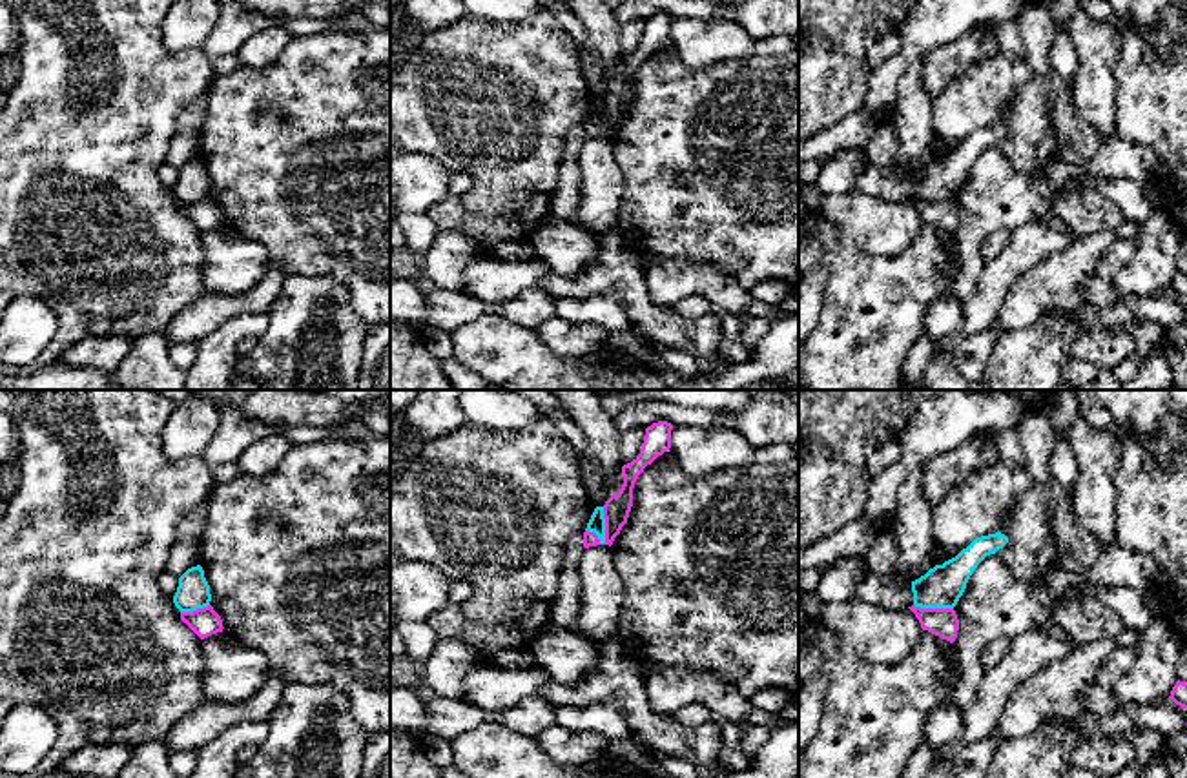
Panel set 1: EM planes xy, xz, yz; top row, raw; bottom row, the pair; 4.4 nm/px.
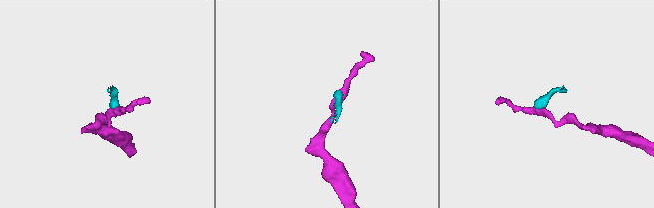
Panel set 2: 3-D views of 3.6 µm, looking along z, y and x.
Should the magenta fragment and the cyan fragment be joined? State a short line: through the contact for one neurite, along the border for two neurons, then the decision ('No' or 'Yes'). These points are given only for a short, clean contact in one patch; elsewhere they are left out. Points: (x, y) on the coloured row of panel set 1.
Line: xz (604, 507), (604, 542), (600, 543). No

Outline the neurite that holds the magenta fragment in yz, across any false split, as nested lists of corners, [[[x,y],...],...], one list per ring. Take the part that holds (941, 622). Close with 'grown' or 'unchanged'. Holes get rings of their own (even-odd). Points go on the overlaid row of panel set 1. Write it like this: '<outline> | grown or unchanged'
[[[908,607],[921,623],[923,630],[928,630],[950,643],[955,641],[959,630],[959,619],[954,609],[921,609]]] | unchanged

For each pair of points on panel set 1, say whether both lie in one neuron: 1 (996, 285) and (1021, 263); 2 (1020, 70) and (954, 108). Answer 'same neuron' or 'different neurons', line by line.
1: same neuron
2: same neuron

